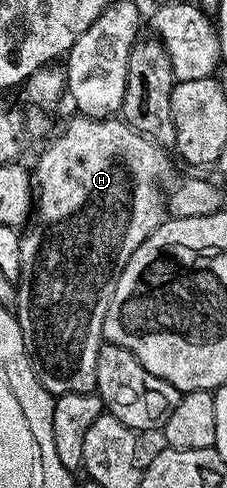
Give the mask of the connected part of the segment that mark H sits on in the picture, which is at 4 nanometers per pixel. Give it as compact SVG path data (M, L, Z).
M74 114L66 124L66 129L43 150L38 156L38 165L32 168L32 184L36 189L36 203L32 208L32 219L28 227L21 233L20 242L20 274L16 281L18 291L18 304L16 315L18 325L24 334L24 346L34 363L34 379L39 380L50 391L51 396L57 398L64 394L84 394L96 389L96 354L104 343L102 327L104 318L108 314L108 306L112 302L112 294L116 290L116 282L132 254L136 254L136 246L152 234L167 219L166 206L167 193L162 192L162 183L170 176L174 164L170 161L171 153L154 144L146 136L132 130L129 124L121 118L99 118L97 116L84 116Z

